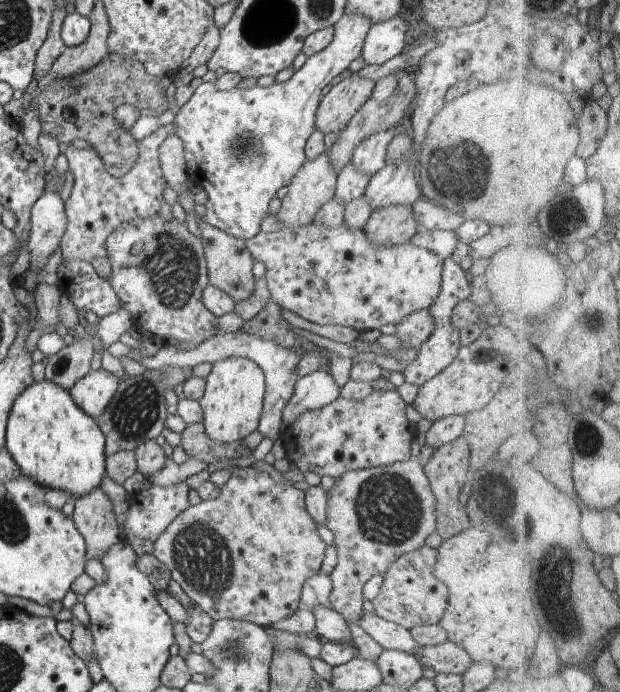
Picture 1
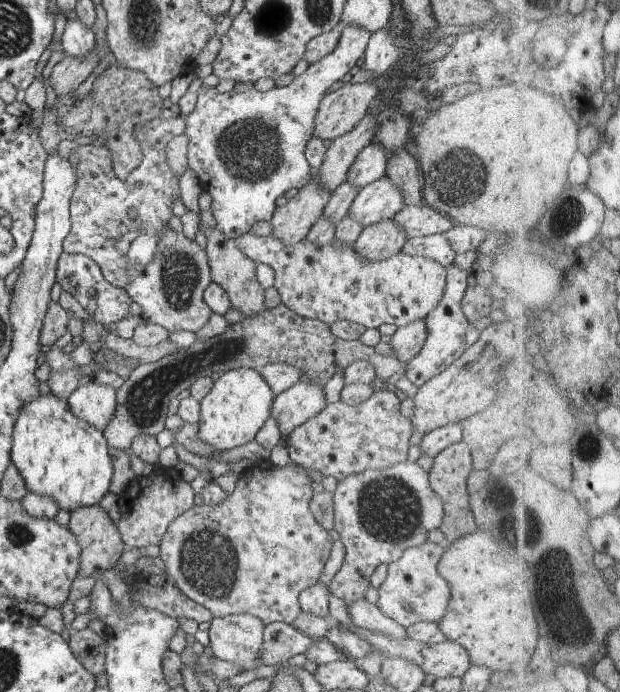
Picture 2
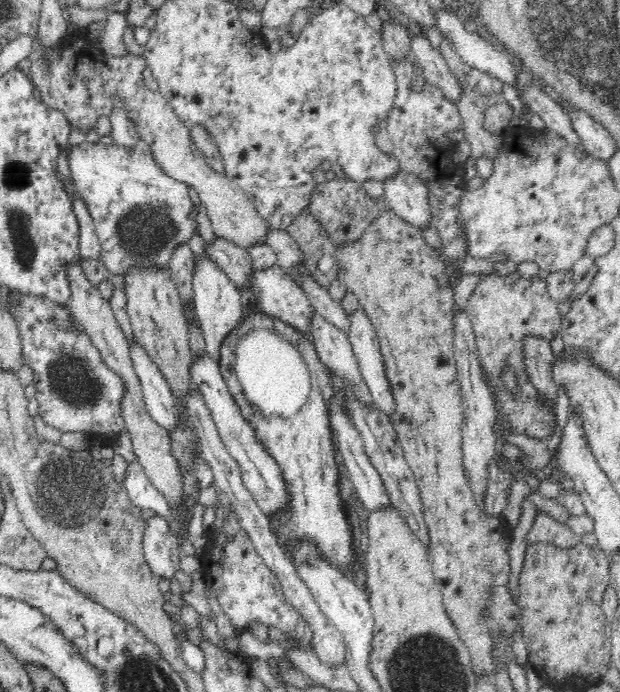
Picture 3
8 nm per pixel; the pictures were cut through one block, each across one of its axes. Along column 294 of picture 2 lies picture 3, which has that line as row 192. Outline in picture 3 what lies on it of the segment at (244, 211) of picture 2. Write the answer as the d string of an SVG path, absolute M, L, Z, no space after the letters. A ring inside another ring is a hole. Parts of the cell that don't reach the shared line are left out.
M141 138L132 149L122 147L115 141L108 145L100 141L97 144L84 141L72 149L68 163L74 181L73 187L76 187L76 193L85 202L99 236L100 259L111 273L122 274L134 266L168 267L173 248L187 243L190 237L198 232L196 219L190 217L194 204L188 194L189 188L184 183L168 177L162 168L156 165L152 149Z

